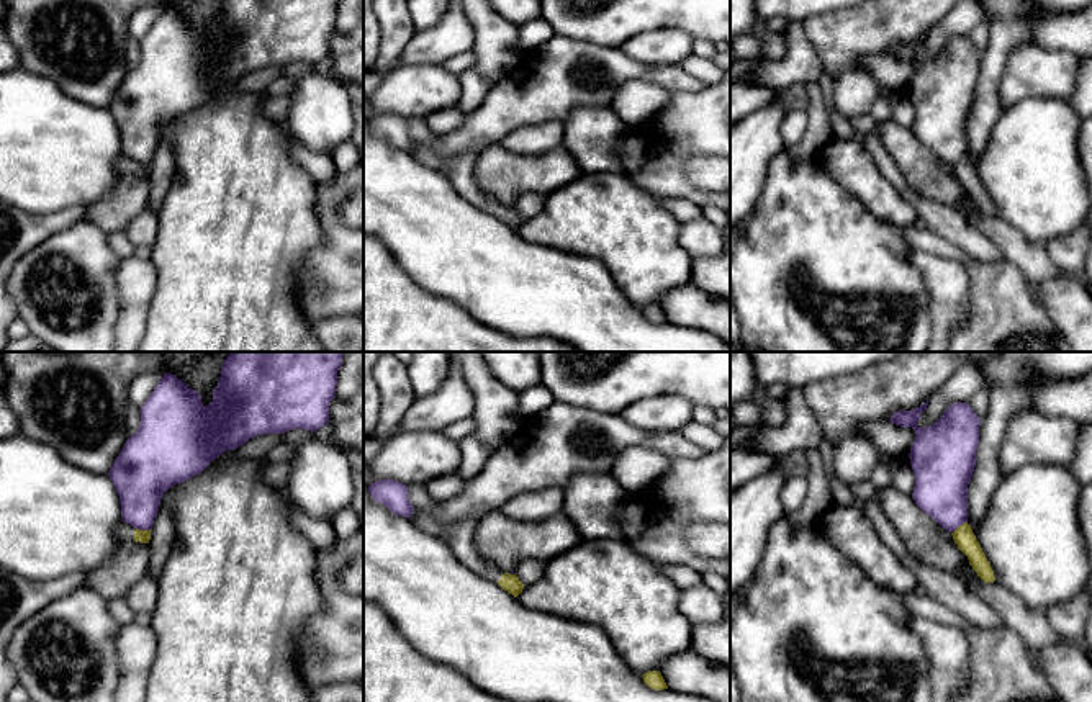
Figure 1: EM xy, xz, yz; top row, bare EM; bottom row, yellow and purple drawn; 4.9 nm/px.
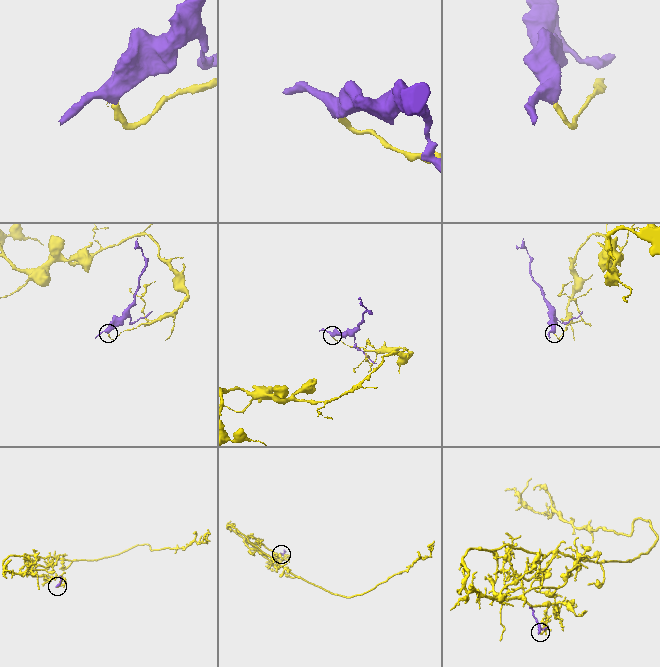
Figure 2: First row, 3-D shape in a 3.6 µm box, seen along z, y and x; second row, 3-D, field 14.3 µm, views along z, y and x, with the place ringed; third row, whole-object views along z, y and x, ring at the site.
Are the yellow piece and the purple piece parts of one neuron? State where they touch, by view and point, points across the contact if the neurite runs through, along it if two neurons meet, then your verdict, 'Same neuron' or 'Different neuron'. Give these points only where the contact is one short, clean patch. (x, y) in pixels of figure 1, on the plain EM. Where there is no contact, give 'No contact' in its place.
Touches yellow at yz (958, 161). Boundary: yz (966, 154), (952, 167). Different neuron

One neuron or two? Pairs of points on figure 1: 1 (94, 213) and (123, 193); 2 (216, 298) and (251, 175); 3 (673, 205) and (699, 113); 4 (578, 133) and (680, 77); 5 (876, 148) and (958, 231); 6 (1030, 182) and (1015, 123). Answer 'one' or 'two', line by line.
1: one
2: one
3: two
4: two
5: one
6: one

